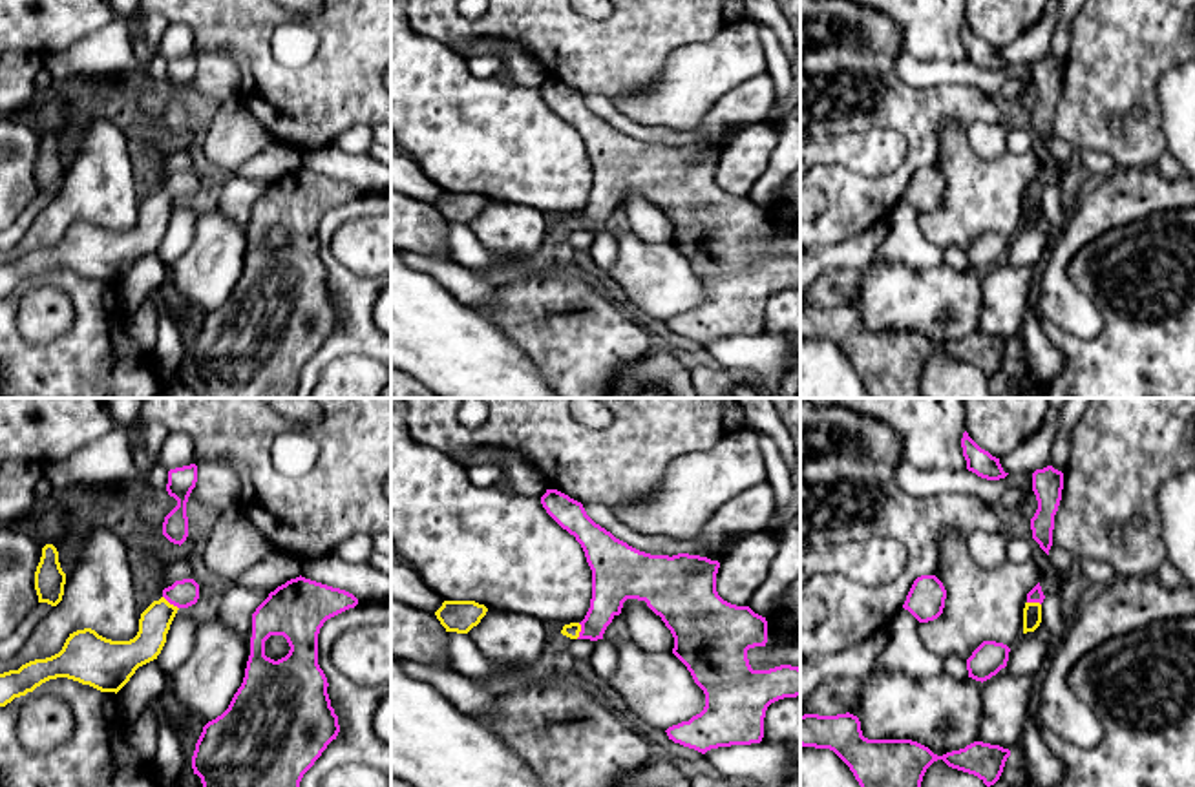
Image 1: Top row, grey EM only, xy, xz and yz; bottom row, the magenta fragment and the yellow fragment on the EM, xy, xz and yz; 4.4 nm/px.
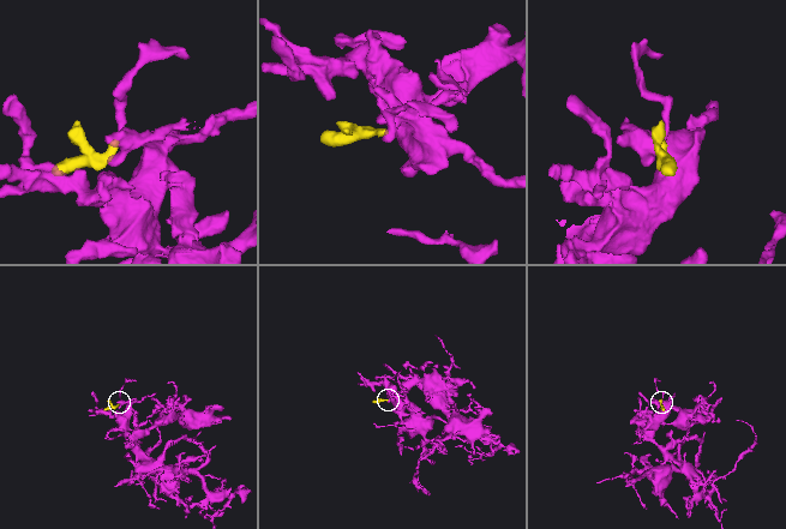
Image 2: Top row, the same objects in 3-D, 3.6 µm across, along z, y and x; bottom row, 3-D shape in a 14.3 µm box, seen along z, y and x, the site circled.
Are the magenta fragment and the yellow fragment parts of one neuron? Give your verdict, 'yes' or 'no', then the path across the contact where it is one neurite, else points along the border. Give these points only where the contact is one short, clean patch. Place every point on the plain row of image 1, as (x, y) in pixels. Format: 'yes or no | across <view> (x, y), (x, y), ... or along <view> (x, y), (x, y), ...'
yes | across xy (181, 185), (170, 194), (154, 214)

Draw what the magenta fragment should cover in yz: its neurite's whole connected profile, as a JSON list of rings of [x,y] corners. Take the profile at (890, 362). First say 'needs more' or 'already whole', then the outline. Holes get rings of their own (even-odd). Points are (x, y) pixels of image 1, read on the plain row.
already whole; [[[850,303],[800,307],[800,336],[833,341],[850,358],[872,398],[925,398],[919,391],[921,373],[937,351],[990,378],[1010,347],[1009,340],[983,332],[937,347],[912,331],[868,331],[859,309]]]

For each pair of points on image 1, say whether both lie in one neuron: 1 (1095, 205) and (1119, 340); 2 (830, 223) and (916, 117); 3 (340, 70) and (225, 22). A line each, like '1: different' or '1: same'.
1: different
2: same
3: same

